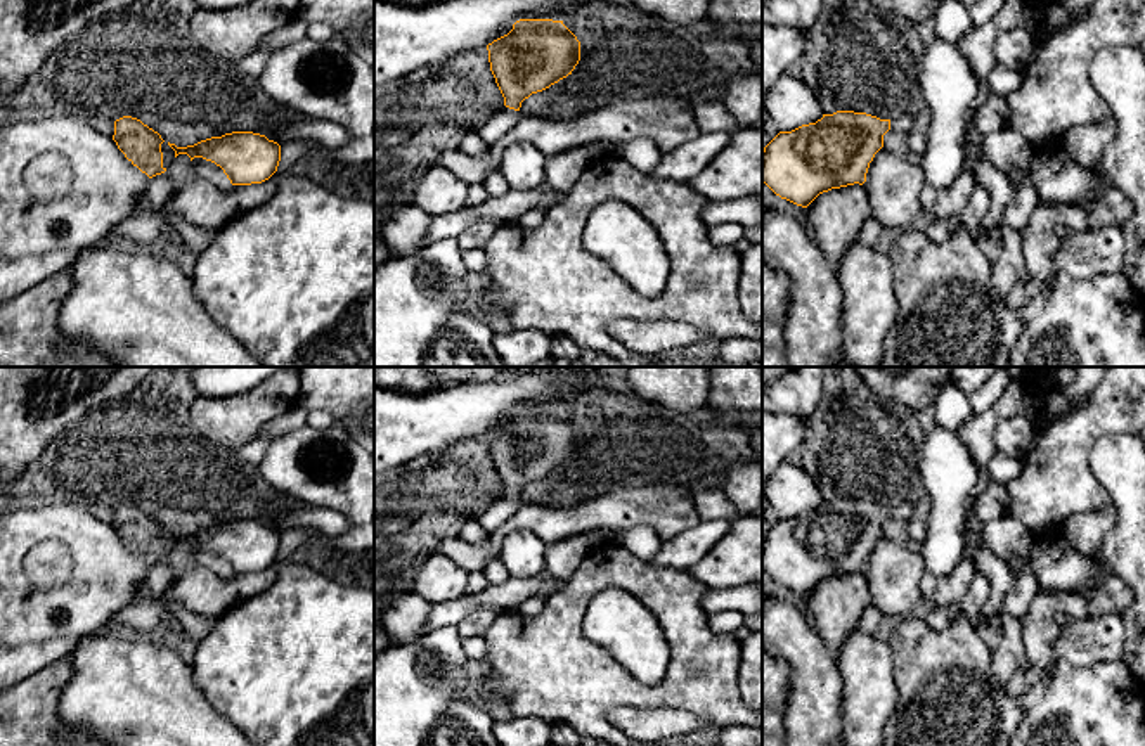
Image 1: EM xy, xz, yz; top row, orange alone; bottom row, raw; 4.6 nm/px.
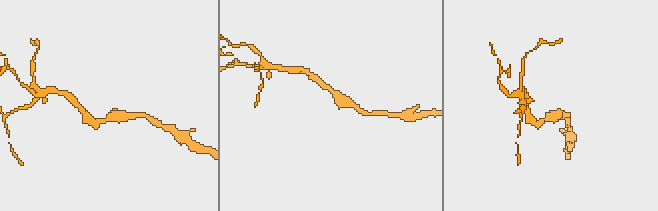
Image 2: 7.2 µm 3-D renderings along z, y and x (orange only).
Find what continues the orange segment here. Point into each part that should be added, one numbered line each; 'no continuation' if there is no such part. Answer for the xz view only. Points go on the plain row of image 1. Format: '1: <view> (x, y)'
1: xz (501, 511)

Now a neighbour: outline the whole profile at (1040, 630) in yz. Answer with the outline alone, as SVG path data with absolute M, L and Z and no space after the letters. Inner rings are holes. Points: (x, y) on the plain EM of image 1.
M1038 592L1022 620L1024 649L1038 675L1045 675L1058 659L1055 651L1055 639L1060 630L1057 616L1064 613L1084 613L1086 608L1086 597L1072 592Z

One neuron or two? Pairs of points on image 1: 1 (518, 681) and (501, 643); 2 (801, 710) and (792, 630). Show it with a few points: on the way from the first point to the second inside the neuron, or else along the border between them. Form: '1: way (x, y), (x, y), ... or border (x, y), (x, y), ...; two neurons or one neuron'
1: way (518, 672), (518, 660), (510, 651); one neuron
2: way (802, 691), (802, 649); one neuron

